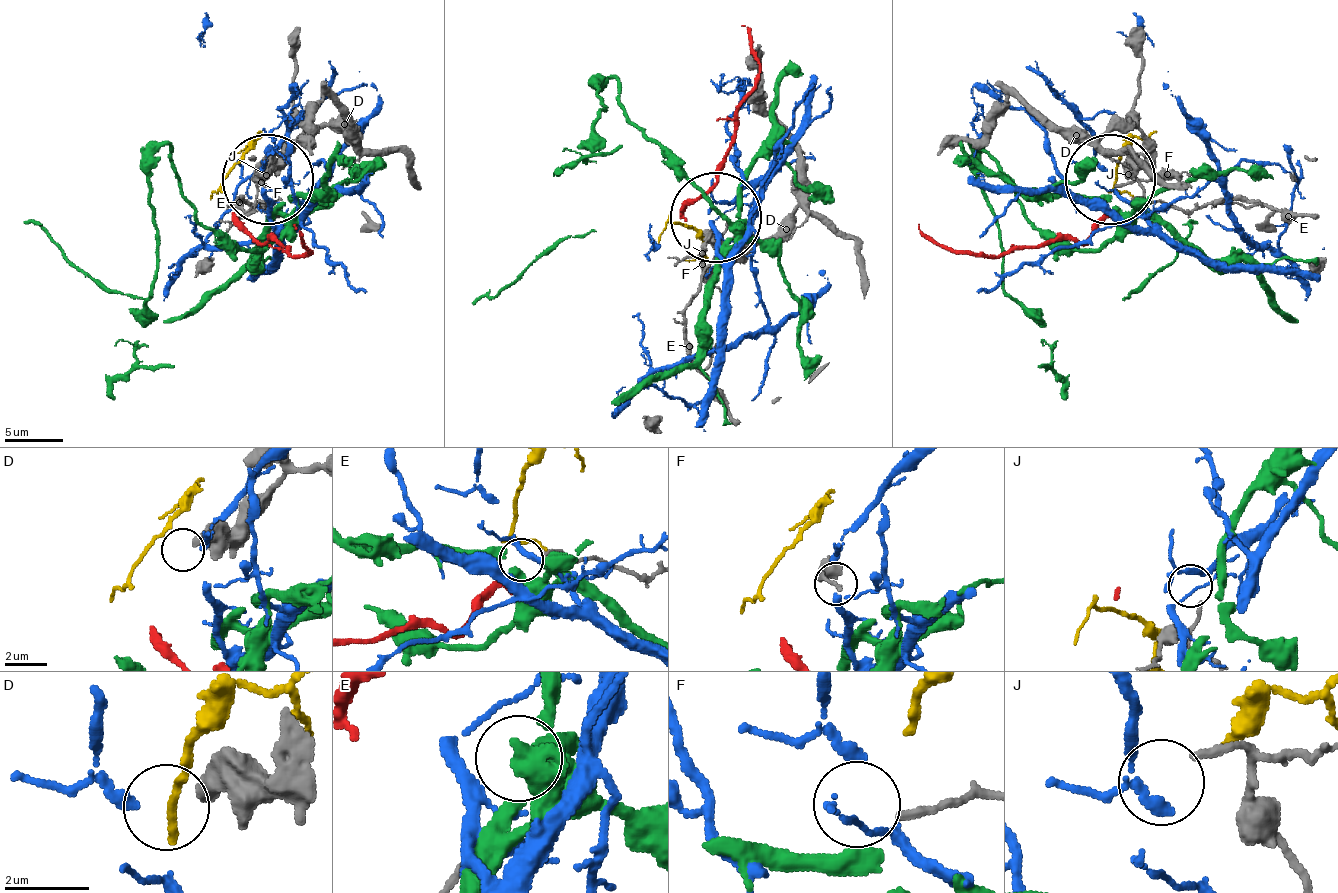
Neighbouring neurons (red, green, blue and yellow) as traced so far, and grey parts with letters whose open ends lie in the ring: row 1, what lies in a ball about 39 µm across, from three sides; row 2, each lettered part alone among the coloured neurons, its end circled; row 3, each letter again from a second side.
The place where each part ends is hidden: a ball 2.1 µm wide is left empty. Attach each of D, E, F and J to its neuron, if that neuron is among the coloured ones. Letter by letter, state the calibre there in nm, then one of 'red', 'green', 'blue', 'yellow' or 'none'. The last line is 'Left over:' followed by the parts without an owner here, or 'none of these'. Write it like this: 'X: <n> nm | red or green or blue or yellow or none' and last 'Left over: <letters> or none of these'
D: 480 nm | none
E: 160 nm | none
F: 200 nm | none
J: 190 nm | none
Left over: D, E, F, J

